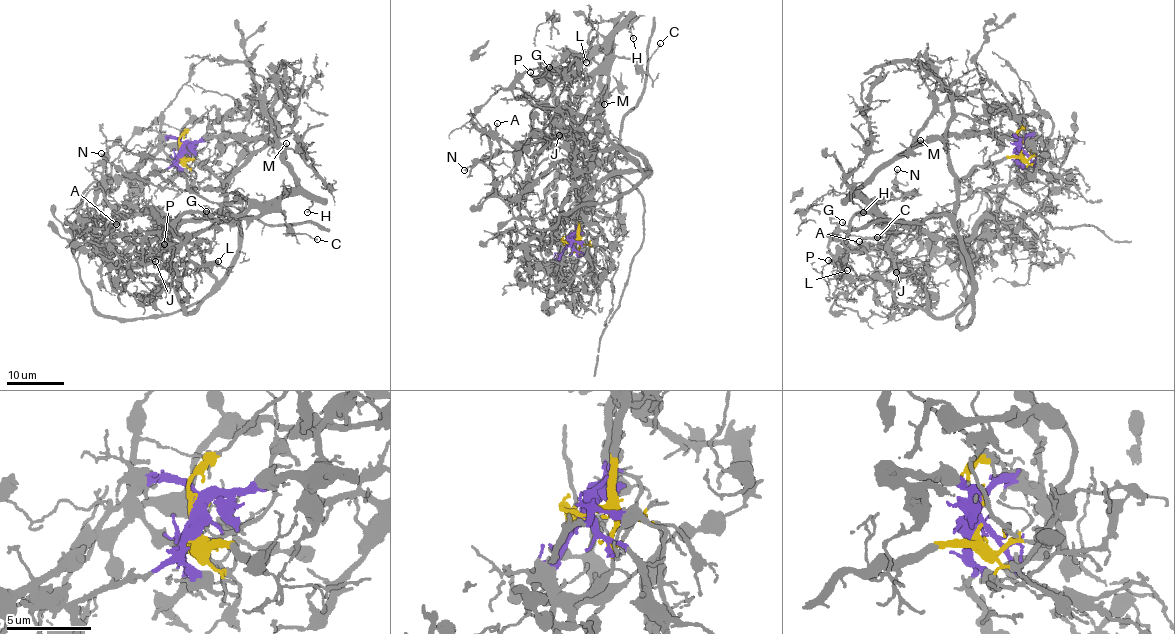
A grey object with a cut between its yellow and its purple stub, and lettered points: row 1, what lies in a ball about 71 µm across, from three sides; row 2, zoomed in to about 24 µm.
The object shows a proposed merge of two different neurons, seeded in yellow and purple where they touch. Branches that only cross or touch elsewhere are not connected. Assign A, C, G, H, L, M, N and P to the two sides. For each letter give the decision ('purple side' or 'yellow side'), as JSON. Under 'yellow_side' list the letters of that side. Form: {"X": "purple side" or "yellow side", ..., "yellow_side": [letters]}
{"A": "purple side", "C": "purple side", "G": "purple side", "H": "purple side", "L": "purple side", "M": "purple side", "N": "purple side", "P": "purple side", "yellow_side": []}

